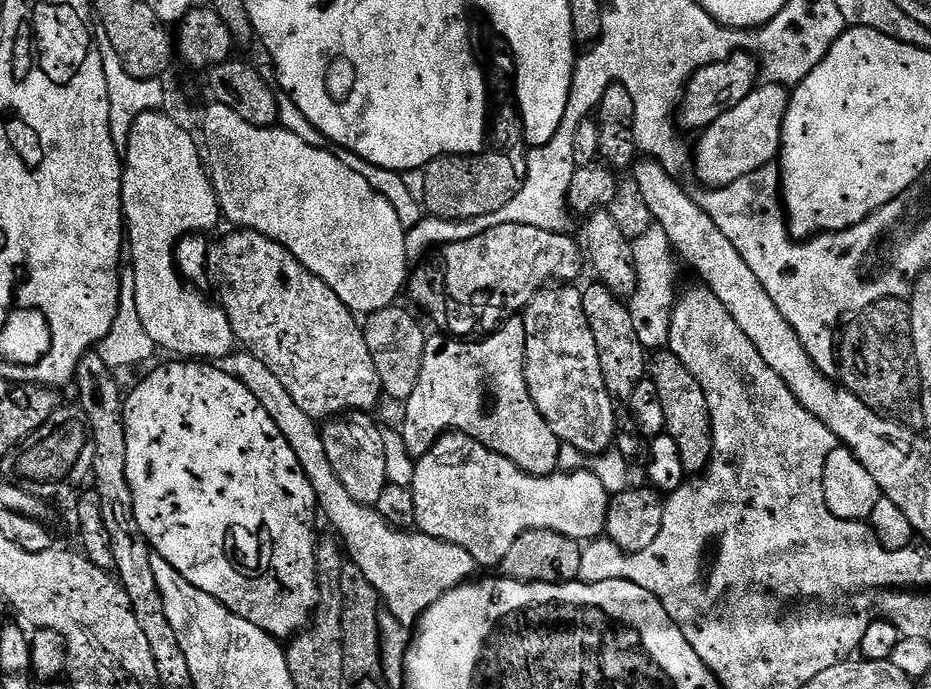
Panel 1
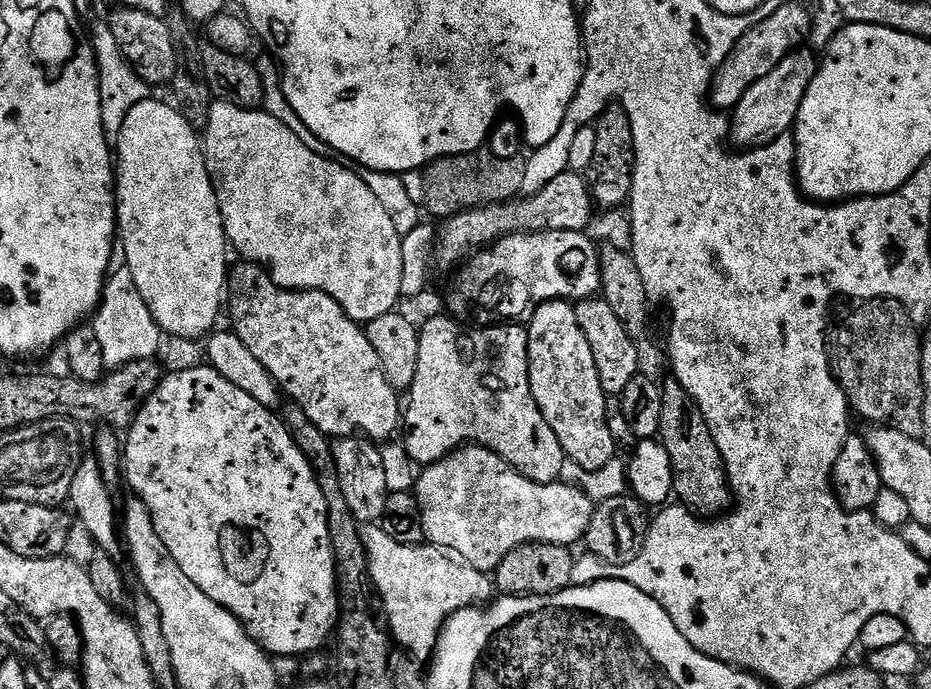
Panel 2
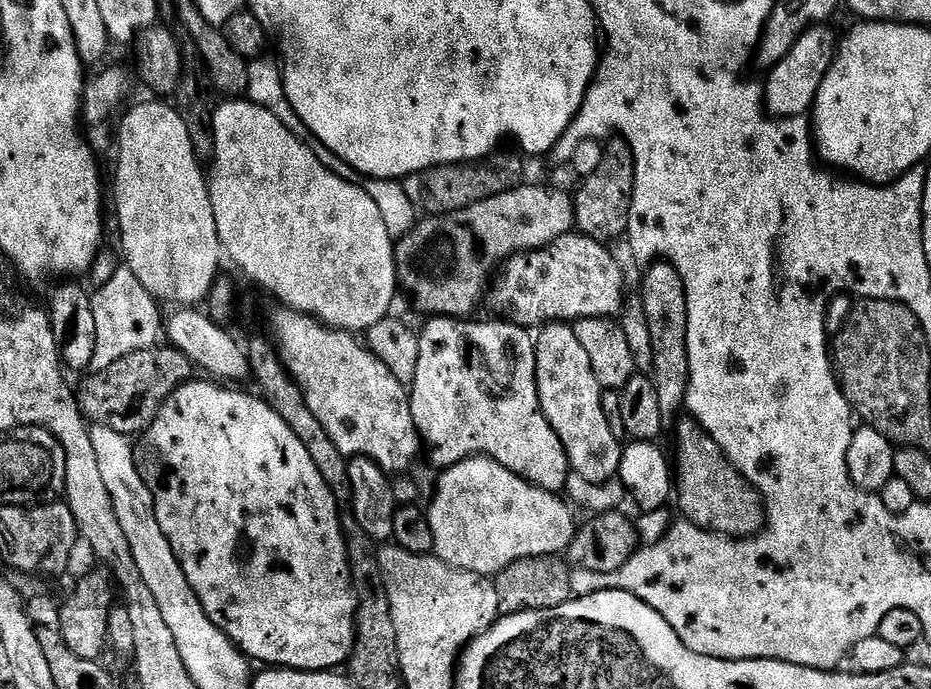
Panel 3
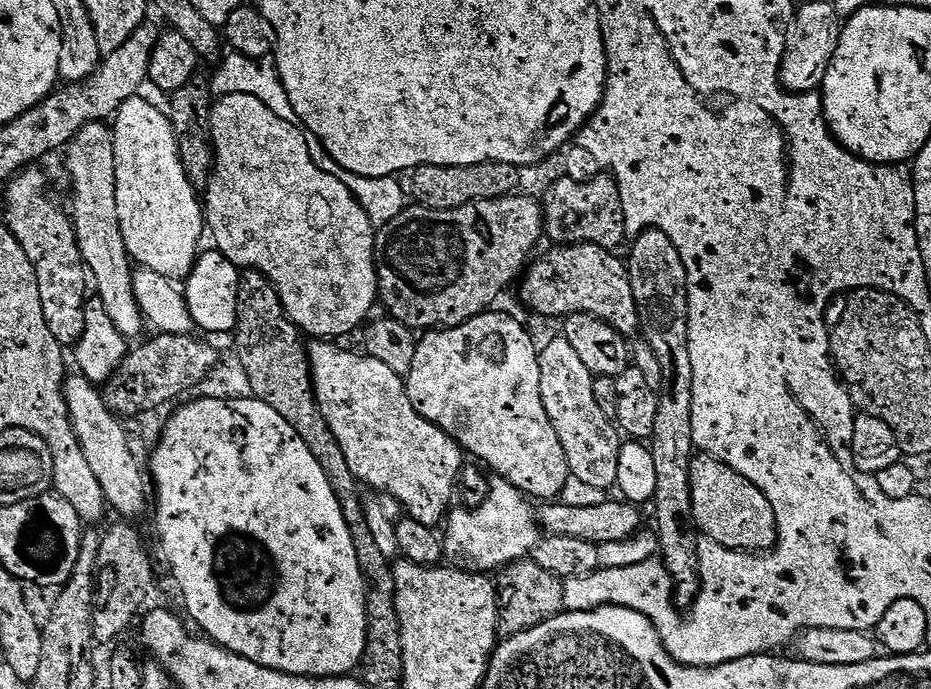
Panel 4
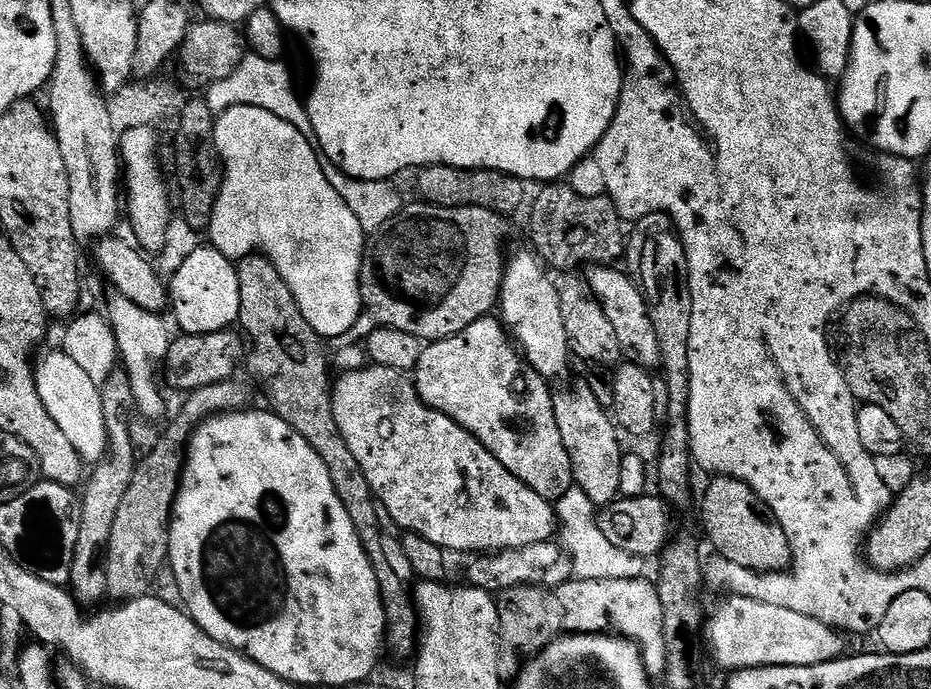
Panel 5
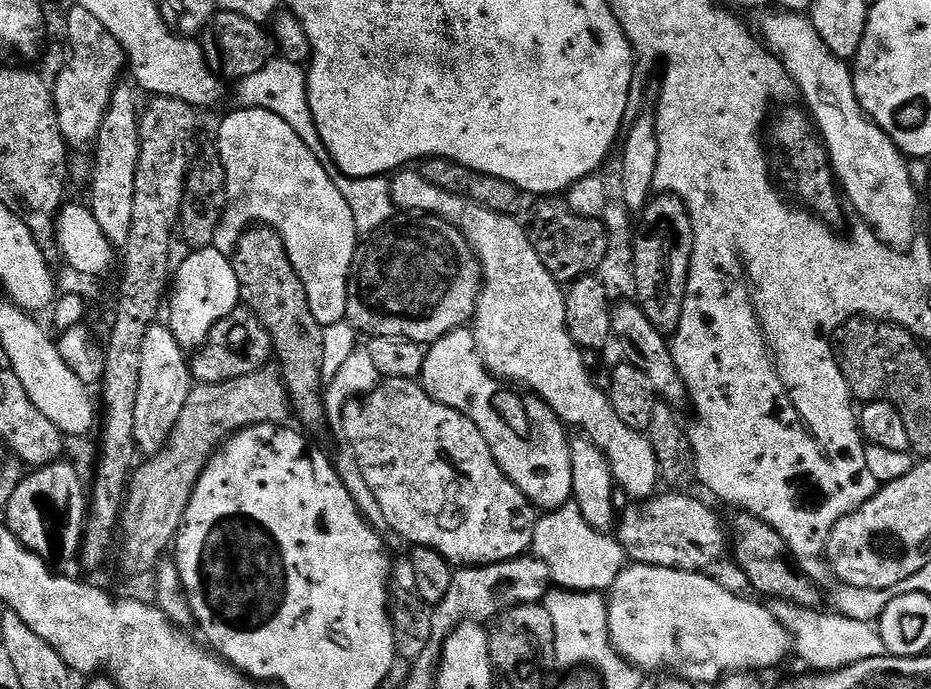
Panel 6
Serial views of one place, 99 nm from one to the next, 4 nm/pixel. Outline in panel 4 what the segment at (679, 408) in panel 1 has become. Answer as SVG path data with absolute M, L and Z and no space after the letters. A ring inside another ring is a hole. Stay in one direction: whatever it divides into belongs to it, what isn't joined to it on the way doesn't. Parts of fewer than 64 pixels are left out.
M696 454L690 466L690 495L693 499L693 522L699 529L699 535L707 538L711 543L729 548L731 552L754 552L767 554L776 546L780 535L778 534L778 522L774 514L774 506L770 506L770 498L762 494L754 482L750 482L738 470L734 470L724 460L716 456Z

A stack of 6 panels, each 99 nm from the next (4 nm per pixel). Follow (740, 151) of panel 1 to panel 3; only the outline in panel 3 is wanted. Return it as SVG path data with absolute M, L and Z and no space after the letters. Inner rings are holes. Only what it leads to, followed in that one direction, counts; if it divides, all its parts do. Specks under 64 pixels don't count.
M817 26L802 34L802 38L798 38L793 46L792 53L782 58L782 62L775 64L767 73L768 81L763 81L762 84L762 100L769 117L783 118L811 113L824 75L830 70L836 57L838 36L830 29L828 26Z

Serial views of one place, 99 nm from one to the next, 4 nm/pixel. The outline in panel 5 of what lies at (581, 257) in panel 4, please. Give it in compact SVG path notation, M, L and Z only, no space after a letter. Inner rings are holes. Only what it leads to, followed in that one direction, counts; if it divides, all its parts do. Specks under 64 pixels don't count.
M596 266L588 276L588 288L593 297L602 305L606 318L614 326L618 334L620 351L627 363L636 364L640 368L656 370L661 367L658 334L654 334L654 322L650 322L646 302L640 293L640 287L627 271L616 266Z

